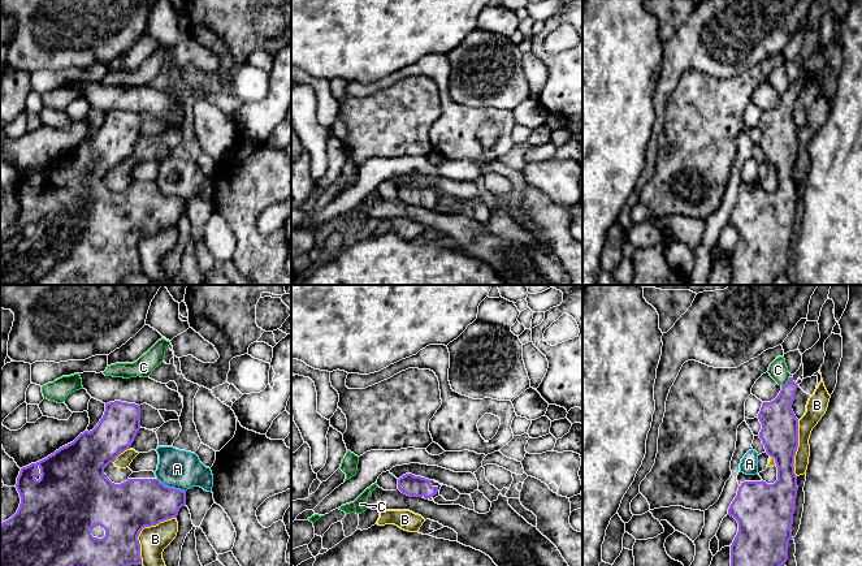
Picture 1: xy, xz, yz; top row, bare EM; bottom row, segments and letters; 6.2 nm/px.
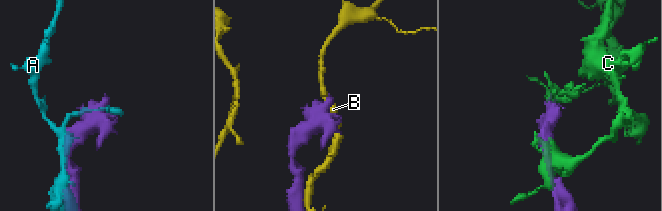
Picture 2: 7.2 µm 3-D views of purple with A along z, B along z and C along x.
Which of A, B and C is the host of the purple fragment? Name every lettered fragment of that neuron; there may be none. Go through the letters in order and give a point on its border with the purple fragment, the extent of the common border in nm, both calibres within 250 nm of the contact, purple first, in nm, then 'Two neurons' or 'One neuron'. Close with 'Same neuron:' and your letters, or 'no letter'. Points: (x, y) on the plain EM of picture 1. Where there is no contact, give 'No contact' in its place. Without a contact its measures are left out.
A: Touches purple at xy (172, 197). Shared border 200 nm. Thickness 300 nm (purple) against 240 nm. Two neurons
B: Touches purple at xy (142, 237). Shared border 360 nm. Thickness 320 nm (purple) against 170 nm. Two neurons
C: Touches purple at yz (787, 91). Shared border 80 nm. Thickness 220 nm (purple) against 120 nm. Two neurons
Same neuron: no letter

